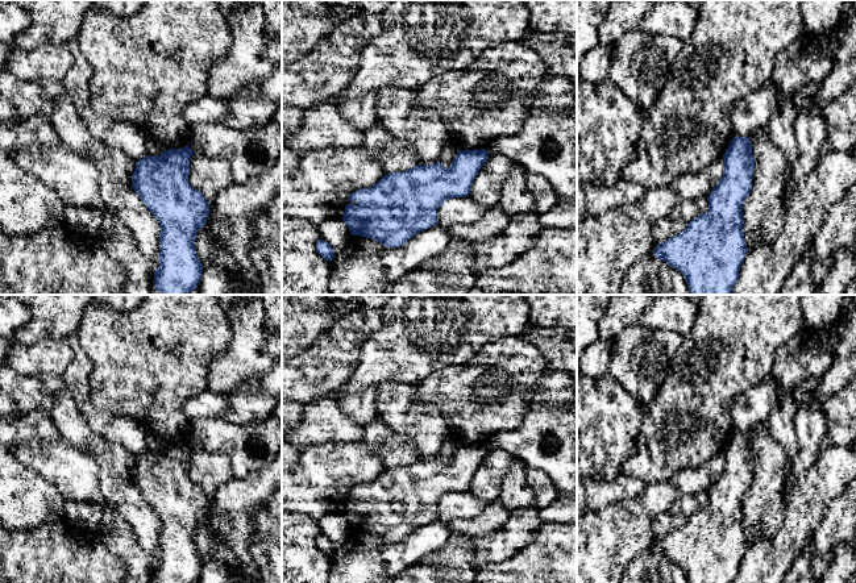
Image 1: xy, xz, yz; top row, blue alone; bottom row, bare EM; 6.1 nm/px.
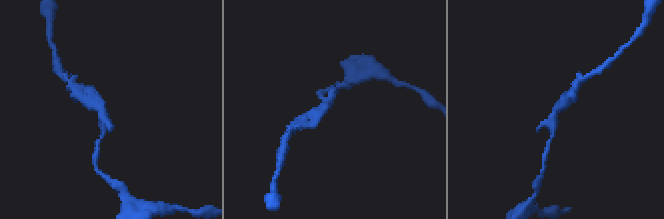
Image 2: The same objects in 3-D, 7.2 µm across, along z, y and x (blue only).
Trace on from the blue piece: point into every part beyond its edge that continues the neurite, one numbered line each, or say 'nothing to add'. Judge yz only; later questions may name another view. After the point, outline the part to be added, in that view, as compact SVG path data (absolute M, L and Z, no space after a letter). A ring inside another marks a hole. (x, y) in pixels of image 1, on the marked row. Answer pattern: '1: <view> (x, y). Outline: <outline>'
nothing to add

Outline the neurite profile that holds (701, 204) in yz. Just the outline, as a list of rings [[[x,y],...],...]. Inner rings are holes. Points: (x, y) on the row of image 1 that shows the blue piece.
[[[707,196],[698,197],[693,201],[683,201],[678,204],[672,212],[672,218],[682,218],[686,224],[698,217],[699,215],[707,212],[709,201]]]

